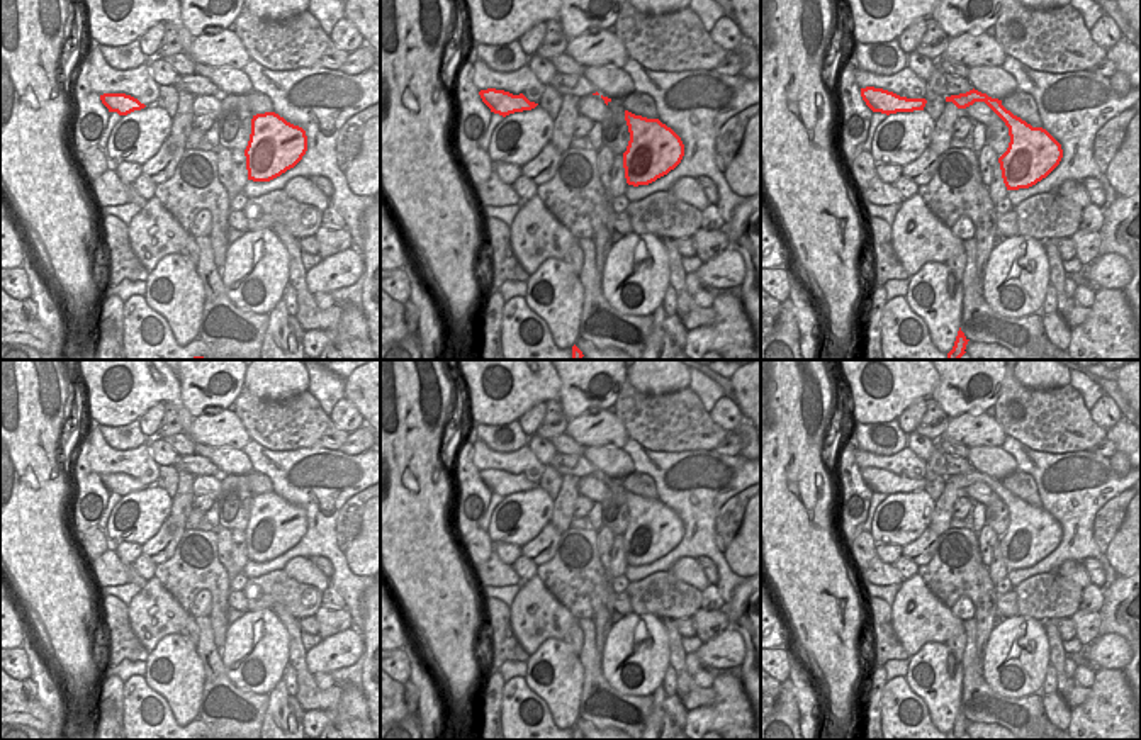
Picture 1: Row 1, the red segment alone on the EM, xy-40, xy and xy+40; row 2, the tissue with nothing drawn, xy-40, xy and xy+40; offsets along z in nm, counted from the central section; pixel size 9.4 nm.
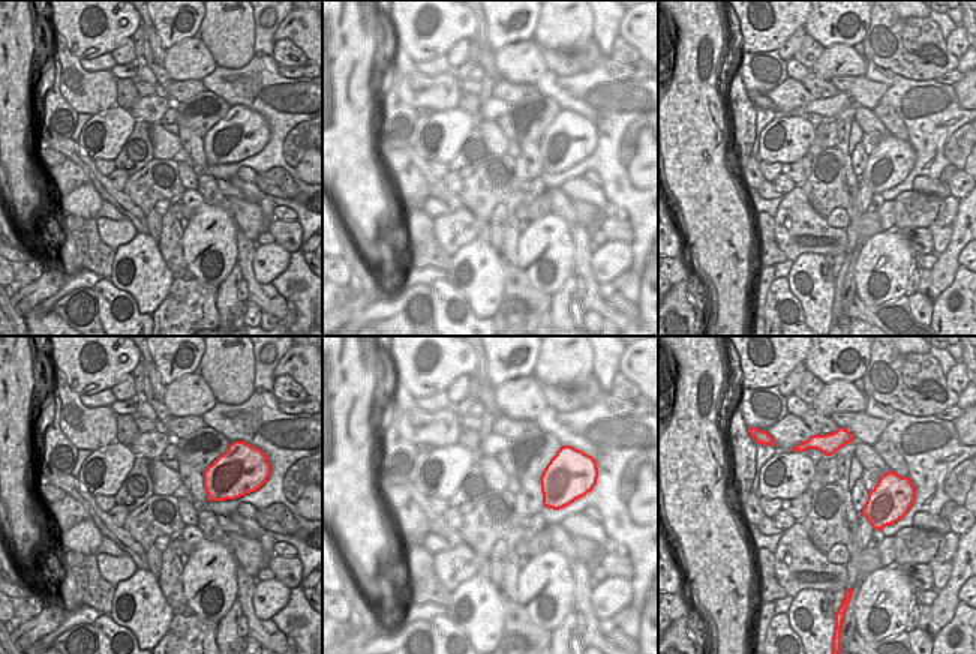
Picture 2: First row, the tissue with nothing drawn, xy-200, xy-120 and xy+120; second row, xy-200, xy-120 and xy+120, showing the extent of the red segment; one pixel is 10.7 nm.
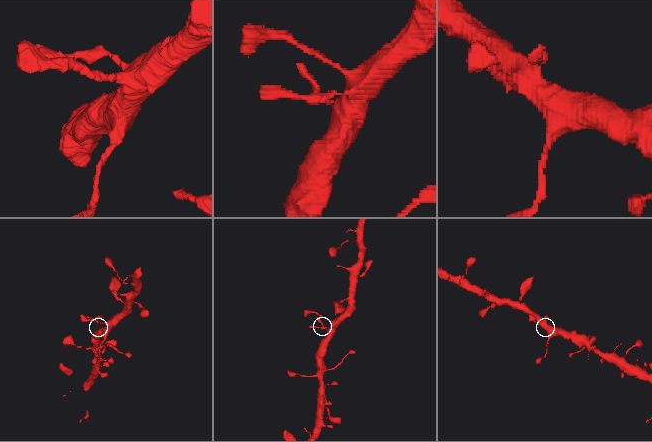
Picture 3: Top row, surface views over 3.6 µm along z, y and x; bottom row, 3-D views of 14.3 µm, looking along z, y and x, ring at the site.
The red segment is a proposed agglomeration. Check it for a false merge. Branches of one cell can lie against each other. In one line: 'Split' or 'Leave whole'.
Leave whole.

